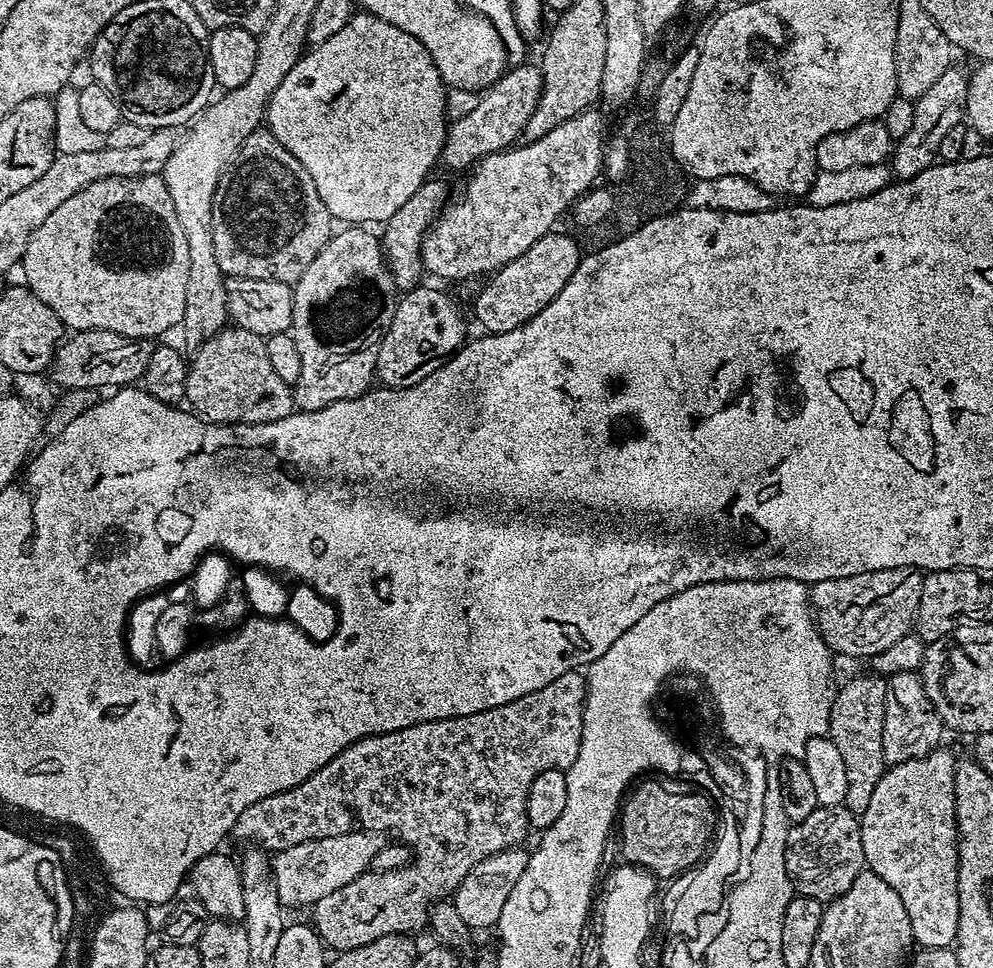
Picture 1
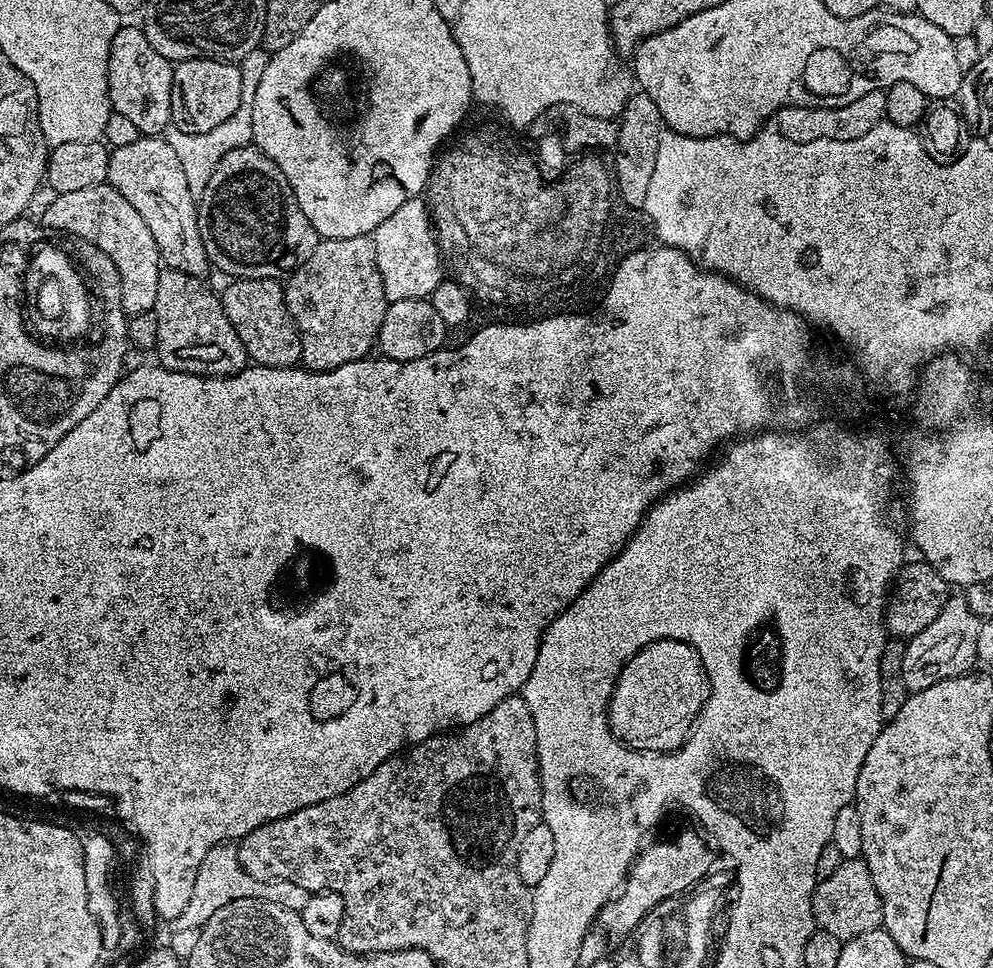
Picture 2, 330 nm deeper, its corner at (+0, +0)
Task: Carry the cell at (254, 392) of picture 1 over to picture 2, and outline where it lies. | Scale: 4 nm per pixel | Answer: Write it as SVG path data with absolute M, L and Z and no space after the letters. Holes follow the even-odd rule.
M164 268L158 278L158 294L154 294L152 313L158 318L158 342L154 349L159 367L199 376L233 376L249 367L246 346L234 334L219 295L204 285L198 276Z

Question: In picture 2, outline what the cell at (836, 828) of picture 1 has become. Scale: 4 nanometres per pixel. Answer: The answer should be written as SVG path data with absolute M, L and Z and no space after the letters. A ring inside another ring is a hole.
M863 858L844 860L838 870L830 874L830 878L817 883L812 895L812 916L819 931L834 934L834 938L841 942L858 938L858 934L866 934L866 930L874 930L883 925L882 902Z

